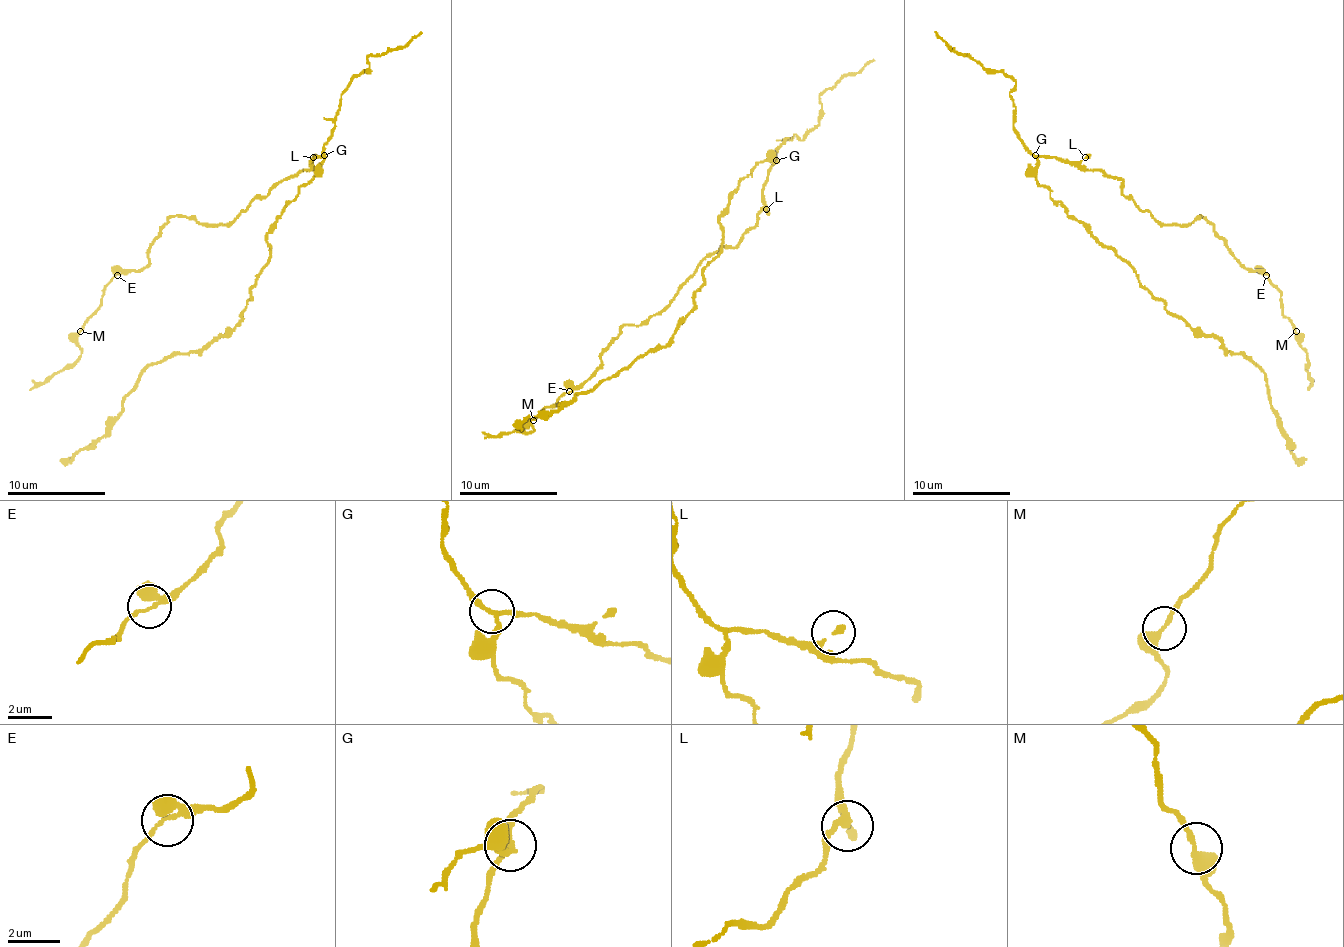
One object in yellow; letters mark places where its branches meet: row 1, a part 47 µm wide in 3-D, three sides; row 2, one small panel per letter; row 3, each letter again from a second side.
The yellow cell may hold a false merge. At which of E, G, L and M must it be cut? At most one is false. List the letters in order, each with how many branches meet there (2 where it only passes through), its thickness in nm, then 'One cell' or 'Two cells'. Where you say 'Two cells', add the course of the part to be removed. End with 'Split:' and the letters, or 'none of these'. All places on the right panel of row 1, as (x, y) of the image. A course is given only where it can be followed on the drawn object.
E: Branches: 3. Thickness 190 nm. One cell
G: Branches: 3. Thickness 200 nm. Two cells. Course of the part to remove: (1036, 155), (1036, 179), (1126, 263), (1168, 312), (1232, 353), (1242, 353), (1264, 373), (1276, 425), (1301, 461)
L: Branches: 2. Thickness 200 nm. One cell
M: Branches: 2. Thickness 320 nm. One cell
Split: G

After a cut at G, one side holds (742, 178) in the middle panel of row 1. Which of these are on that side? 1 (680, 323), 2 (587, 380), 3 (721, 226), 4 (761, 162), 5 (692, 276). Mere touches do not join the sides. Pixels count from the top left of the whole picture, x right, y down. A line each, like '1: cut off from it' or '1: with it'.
1: with it
2: cut off from it
3: with it
4: with it
5: cut off from it

